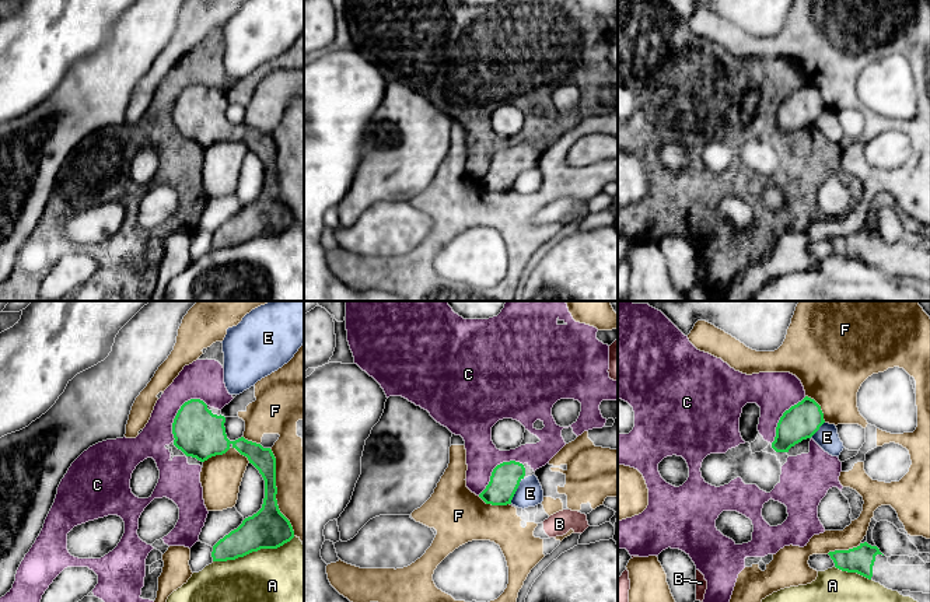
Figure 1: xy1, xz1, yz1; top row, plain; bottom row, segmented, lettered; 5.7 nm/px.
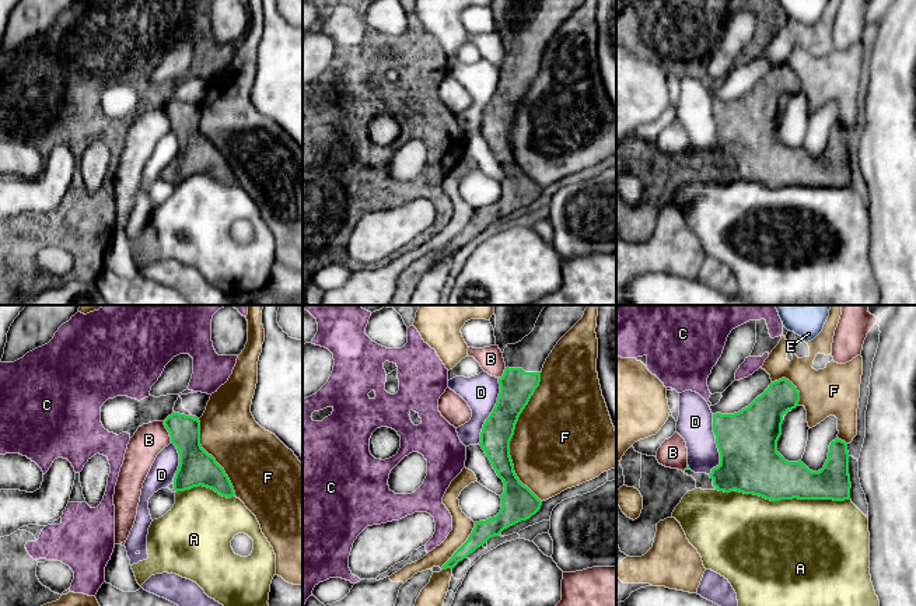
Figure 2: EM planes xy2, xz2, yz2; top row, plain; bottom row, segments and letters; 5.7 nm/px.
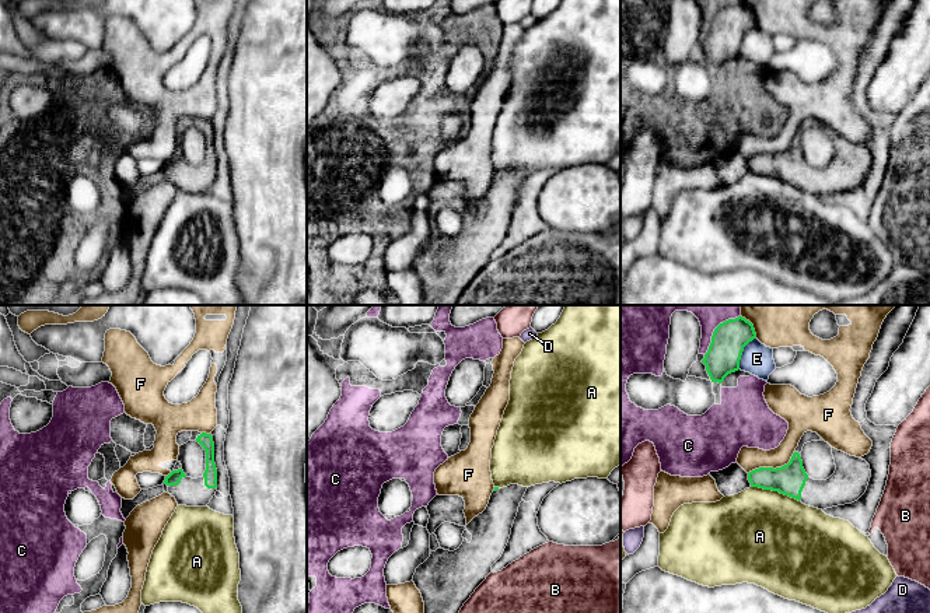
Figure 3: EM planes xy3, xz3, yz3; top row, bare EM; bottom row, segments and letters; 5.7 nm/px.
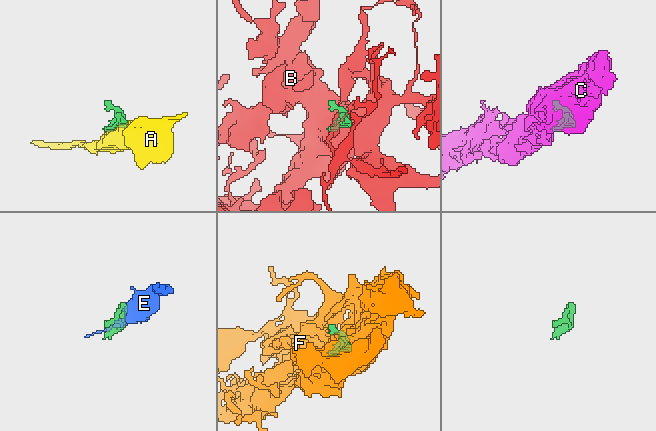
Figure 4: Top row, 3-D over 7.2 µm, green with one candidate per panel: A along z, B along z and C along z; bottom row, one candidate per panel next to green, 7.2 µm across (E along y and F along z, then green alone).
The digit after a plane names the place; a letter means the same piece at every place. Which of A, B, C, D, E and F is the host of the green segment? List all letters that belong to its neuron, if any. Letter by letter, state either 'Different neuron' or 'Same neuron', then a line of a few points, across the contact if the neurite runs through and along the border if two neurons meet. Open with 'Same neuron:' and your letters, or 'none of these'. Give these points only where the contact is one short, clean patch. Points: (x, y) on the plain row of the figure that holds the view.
Same neuron: none of these
A: Different neuron
B: Different neuron
C: Different neuron
D: Different neuron
E: Different neuron. Line: yz3 (755, 23), (744, 34), (738, 55)
F: Different neuron

